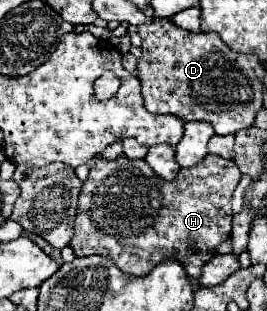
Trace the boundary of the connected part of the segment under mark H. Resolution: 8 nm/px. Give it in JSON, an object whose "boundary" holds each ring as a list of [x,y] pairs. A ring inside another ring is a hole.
{"boundary":[[[119,155],[113,161],[95,159],[89,167],[89,179],[83,183],[79,193],[77,217],[73,225],[75,233],[69,241],[69,247],[75,251],[75,257],[109,257],[115,265],[119,265],[123,273],[135,277],[149,275],[151,269],[165,259],[177,259],[185,267],[187,275],[199,279],[203,265],[211,257],[211,251],[221,241],[227,241],[231,235],[231,197],[239,179],[239,167],[219,155],[207,155],[195,167],[181,169],[175,181],[165,181],[157,177],[143,159],[129,159],[125,155]],[[189,243],[195,243],[195,249],[191,249]]]}

